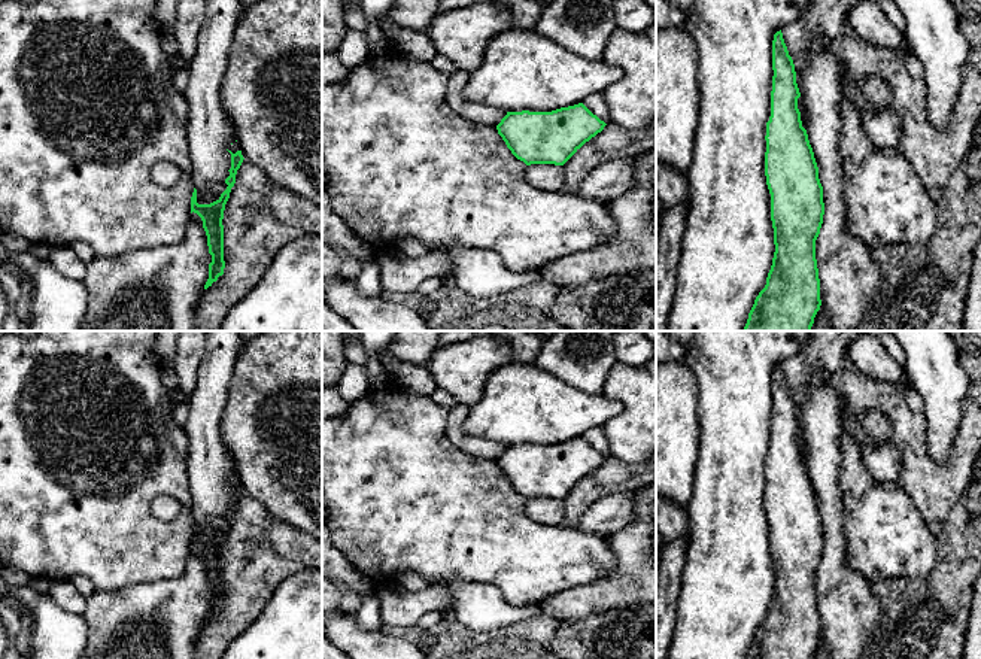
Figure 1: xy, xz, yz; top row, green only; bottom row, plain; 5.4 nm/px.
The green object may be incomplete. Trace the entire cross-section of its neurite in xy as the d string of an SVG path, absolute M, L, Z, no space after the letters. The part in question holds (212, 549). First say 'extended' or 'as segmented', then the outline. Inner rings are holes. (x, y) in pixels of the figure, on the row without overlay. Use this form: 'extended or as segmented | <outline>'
as segmented | M237 485L231 488L231 502L230 510L225 513L225 517L228 519L227 523L221 528L221 531L210 537L210 538L198 538L197 537L197 523L194 522L192 531L191 531L191 547L197 547L203 555L203 562L207 570L207 580L209 587L212 589L212 596L209 598L209 613L204 619L204 623L212 620L213 616L218 614L219 610L224 608L225 595L224 595L224 544L225 538L230 532L231 522L236 517L236 508L243 496L242 485Z

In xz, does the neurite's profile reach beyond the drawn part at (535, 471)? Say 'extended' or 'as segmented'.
as segmented

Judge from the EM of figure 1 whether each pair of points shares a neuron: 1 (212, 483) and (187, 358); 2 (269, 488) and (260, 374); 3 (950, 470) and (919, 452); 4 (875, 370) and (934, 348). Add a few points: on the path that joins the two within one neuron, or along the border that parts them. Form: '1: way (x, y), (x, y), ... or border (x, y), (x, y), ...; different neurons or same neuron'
1: border (202, 355), (197, 383), (187, 401); different neurons
2: way (264, 459), (249, 416), (254, 403); same neuron
3: way (941, 470), (934, 470), (925, 461); same neuron
4: border (902, 366), (911, 386); different neurons

